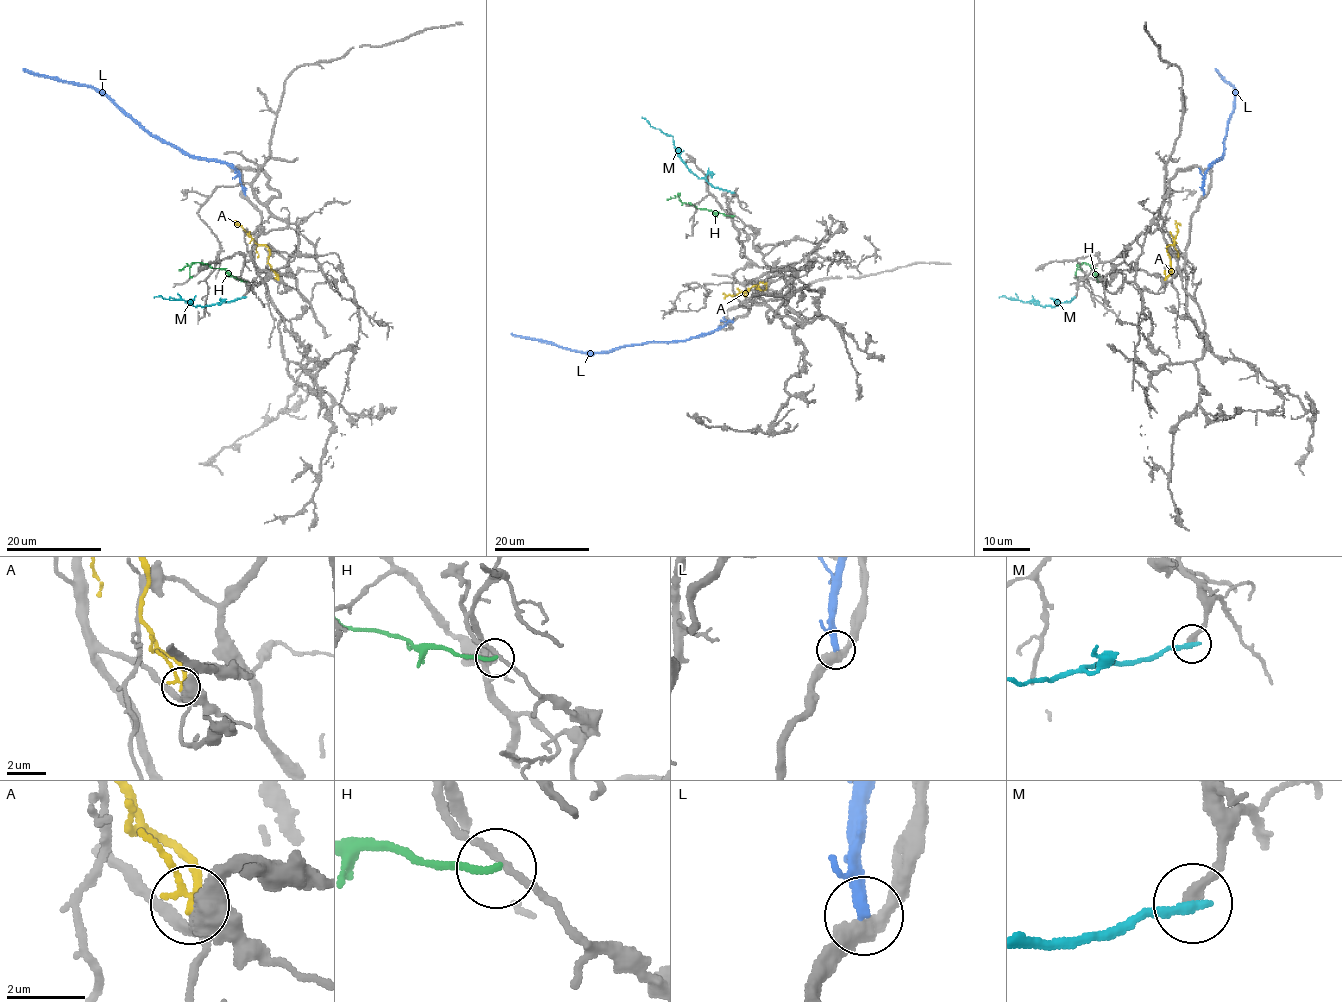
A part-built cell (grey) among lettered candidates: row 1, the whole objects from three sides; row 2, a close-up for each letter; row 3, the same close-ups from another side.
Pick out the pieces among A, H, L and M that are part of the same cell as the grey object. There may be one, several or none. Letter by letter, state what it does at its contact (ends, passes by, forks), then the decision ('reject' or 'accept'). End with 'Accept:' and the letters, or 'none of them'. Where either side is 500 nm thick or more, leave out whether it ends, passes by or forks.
A: it passes by; reject
H: it ends; reject
L: it passes by; reject
M: it ends; reject
Accept: none of them

